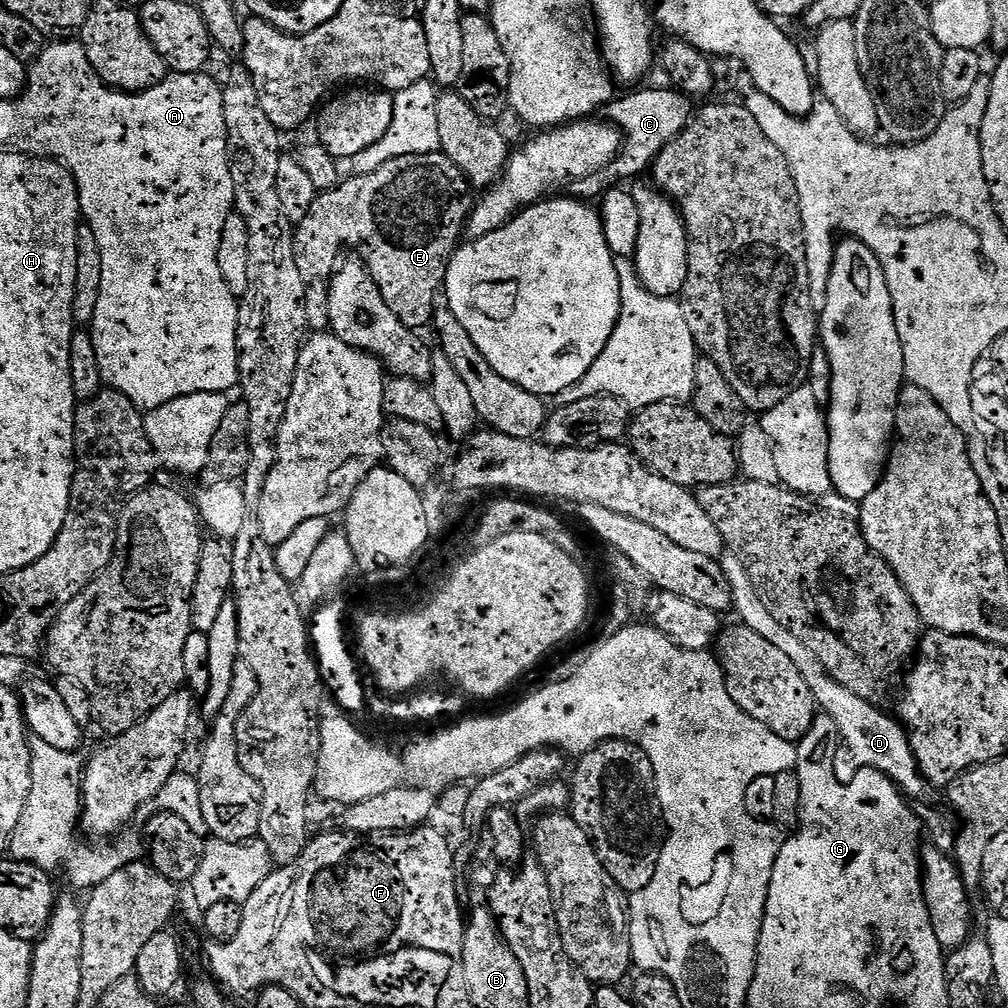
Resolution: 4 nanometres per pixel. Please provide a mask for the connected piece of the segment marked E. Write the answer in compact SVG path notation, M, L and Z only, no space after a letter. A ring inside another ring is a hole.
M431 152L430 154L406 154L402 158L394 158L390 162L386 162L386 166L378 166L378 170L374 170L370 174L362 174L361 176L357 176L355 174L349 175L348 177L341 179L340 183L336 185L336 187L332 188L329 192L321 192L317 195L316 200L310 206L310 210L306 214L306 218L302 218L295 225L294 231L292 233L292 241L294 242L294 262L298 262L298 274L302 274L302 282L306 288L306 298L304 301L306 302L306 316L309 322L309 327L314 330L322 330L325 329L328 325L329 318L329 283L332 280L332 274L334 269L337 267L338 259L336 260L336 255L340 252L340 240L344 244L349 244L352 248L360 248L360 253L358 253L359 259L362 261L365 268L368 269L368 273L370 274L370 278L374 278L374 286L378 286L378 290L382 294L382 298L386 301L386 306L390 306L390 310L394 310L394 318L398 318L398 322L402 322L406 327L411 328L413 330L421 330L420 328L424 328L433 323L434 320L434 309L437 307L436 304L436 296L438 300L438 293L444 287L444 279L446 278L446 274L448 273L448 264L452 261L452 253L456 251L458 245L461 243L462 237L466 232L466 225L468 223L468 213L470 211L470 199L468 200L468 192L470 193L470 185L468 180L462 174L462 170L458 170L458 166L454 166L454 162L450 162L450 158L446 158L443 152Z

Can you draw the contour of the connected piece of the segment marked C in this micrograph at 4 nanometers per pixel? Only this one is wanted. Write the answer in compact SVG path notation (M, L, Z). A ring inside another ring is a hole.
M672 86L666 88L644 88L641 92L632 92L629 96L611 99L602 108L602 116L609 124L620 129L622 143L616 159L610 161L600 172L590 174L581 180L573 180L570 192L575 199L585 202L595 201L604 193L615 189L619 180L635 181L651 169L656 156L688 125L694 115L693 101L683 92Z

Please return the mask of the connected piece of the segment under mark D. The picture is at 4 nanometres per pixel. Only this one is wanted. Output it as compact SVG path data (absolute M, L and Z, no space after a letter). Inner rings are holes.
M731 550L725 551L719 561L726 582L730 582L731 611L740 615L739 623L754 630L759 637L766 638L767 642L782 650L794 662L795 669L802 674L803 681L813 694L815 707L823 715L834 718L834 726L838 726L843 747L846 752L848 748L849 754L857 760L855 763L859 767L873 768L886 774L905 797L916 802L923 801L926 797L924 795L930 791L930 785L920 772L908 732L899 719L895 715L887 716L882 709L876 708L880 706L854 694L854 690L846 690L842 682L838 682L826 671L822 662L818 662L818 658L814 658L814 654L810 654L810 650L806 650L806 646L802 646L802 642L798 642L798 638L794 638L794 634L790 634L790 630L786 630L786 626L782 626L782 622L778 622L774 614L770 614L770 610L766 610L762 598L758 598L758 590L754 590L754 582L750 582L750 574L746 574L746 566L742 566L742 562Z

